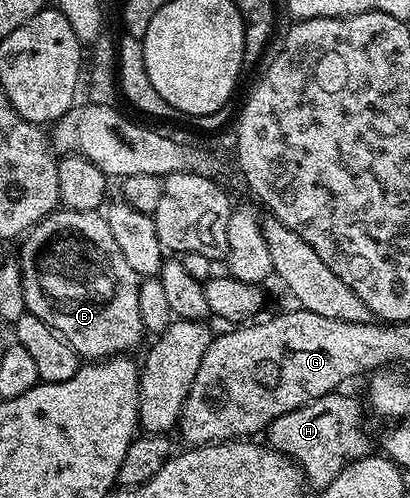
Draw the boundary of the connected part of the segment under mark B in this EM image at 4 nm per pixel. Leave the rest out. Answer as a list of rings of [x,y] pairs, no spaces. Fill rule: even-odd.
[[[55,210],[54,214],[47,215],[36,226],[31,227],[25,238],[21,240],[21,243],[20,266],[22,269],[22,285],[24,287],[24,301],[26,302],[27,312],[40,317],[40,321],[44,321],[53,331],[57,331],[58,334],[64,336],[72,345],[72,349],[76,349],[79,357],[86,361],[97,361],[99,359],[108,359],[111,355],[130,353],[130,350],[144,338],[142,322],[140,321],[140,295],[138,293],[140,276],[128,265],[127,259],[121,253],[119,245],[116,245],[116,240],[112,237],[105,214],[98,211]]]

